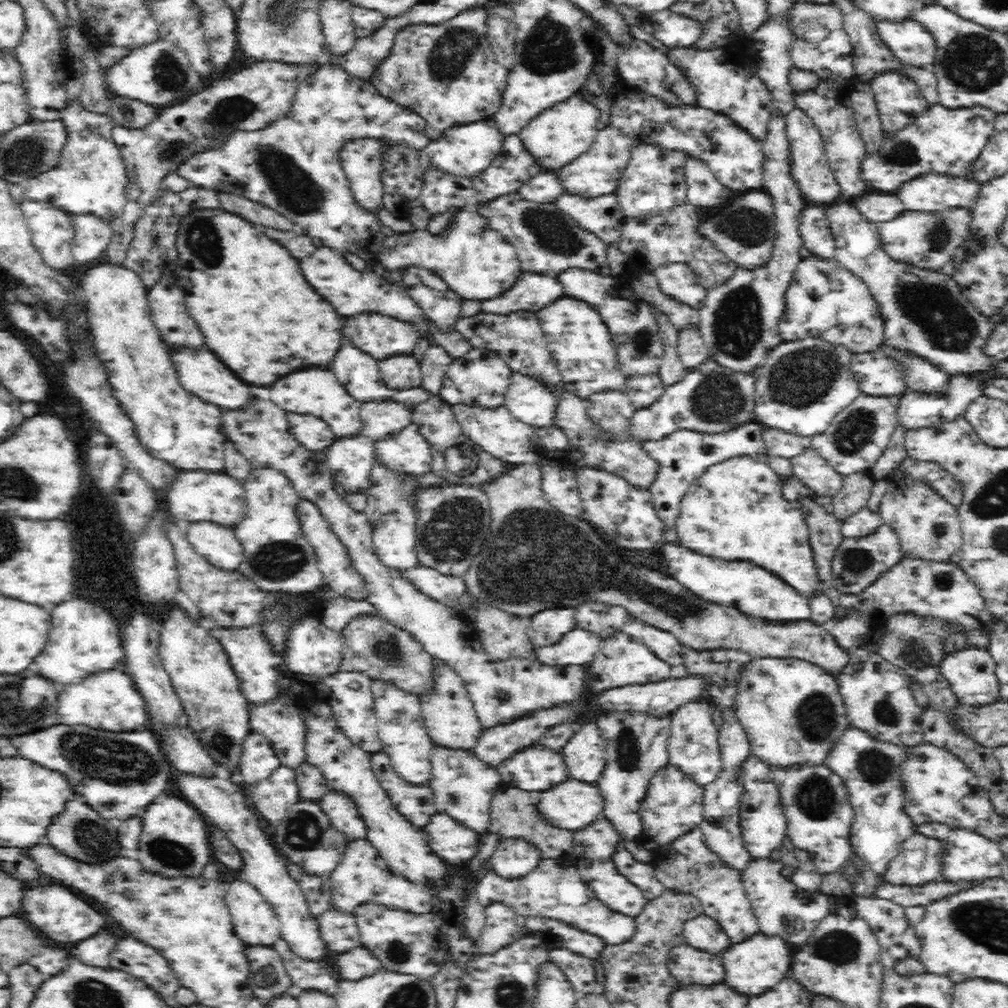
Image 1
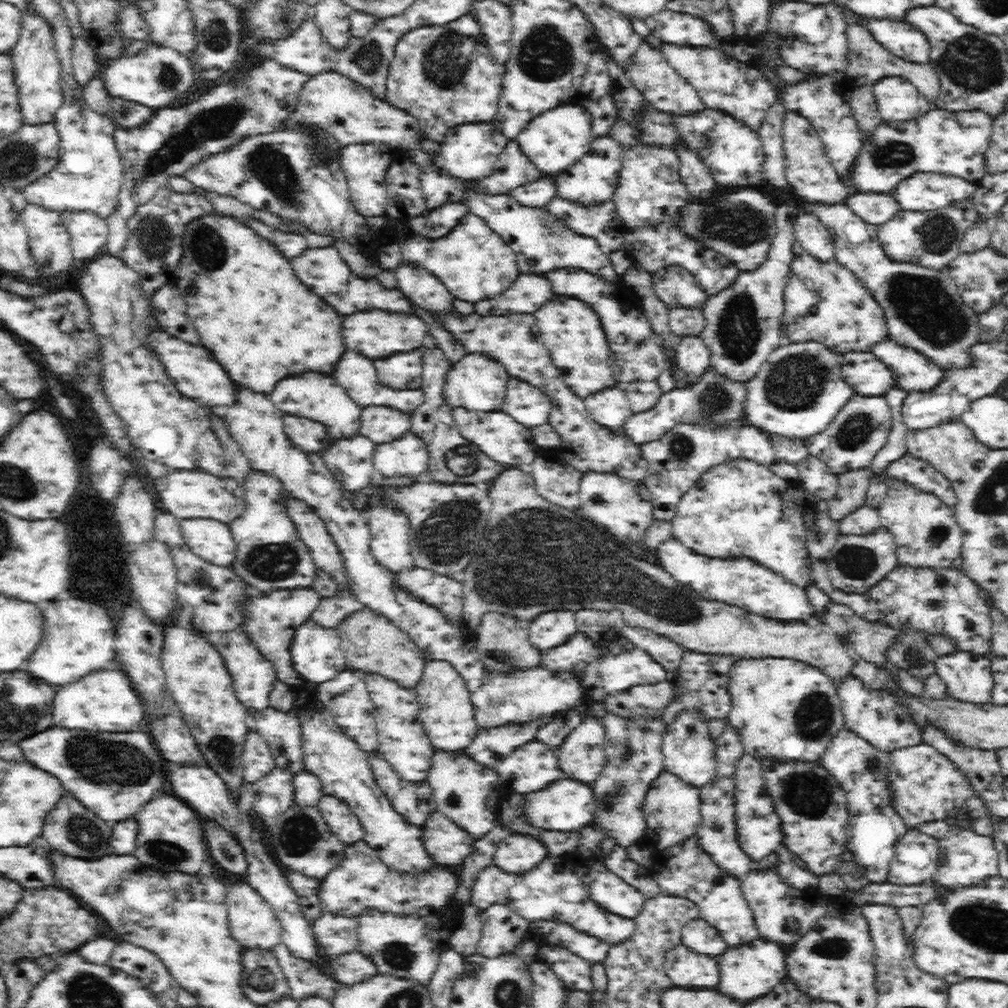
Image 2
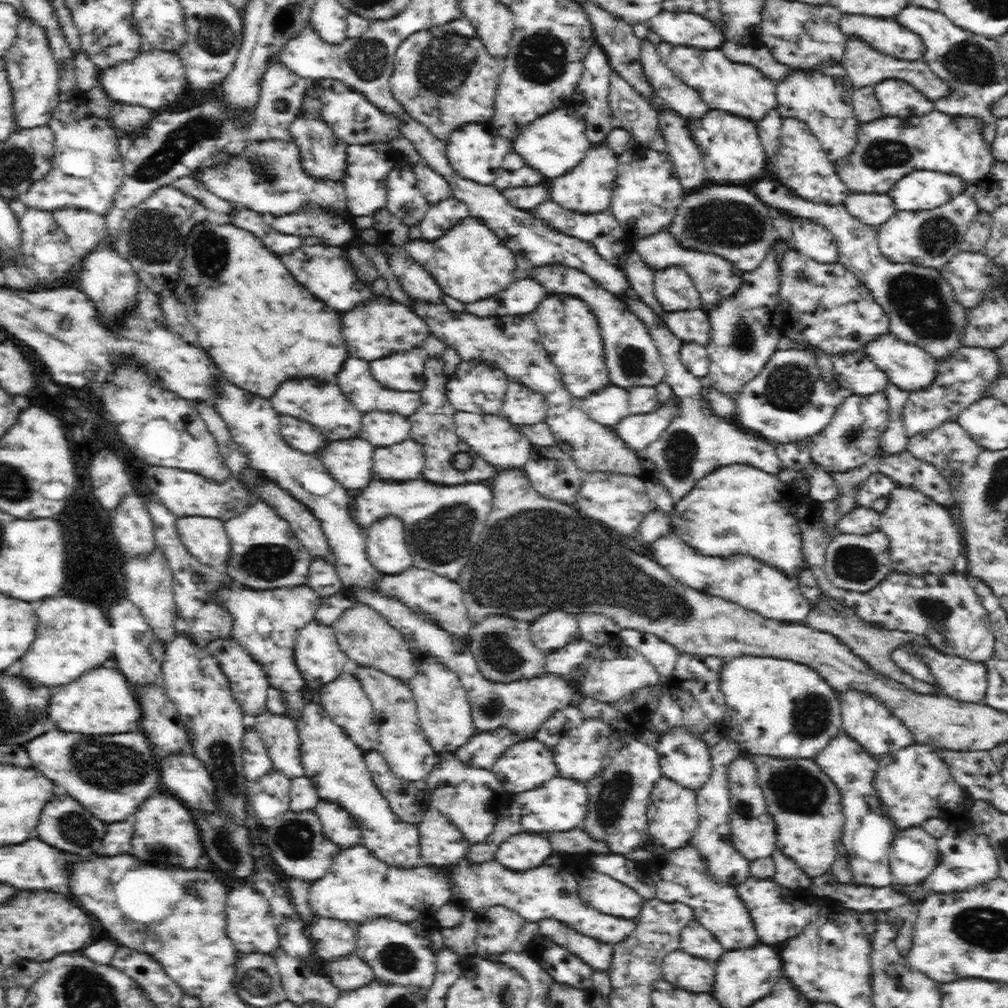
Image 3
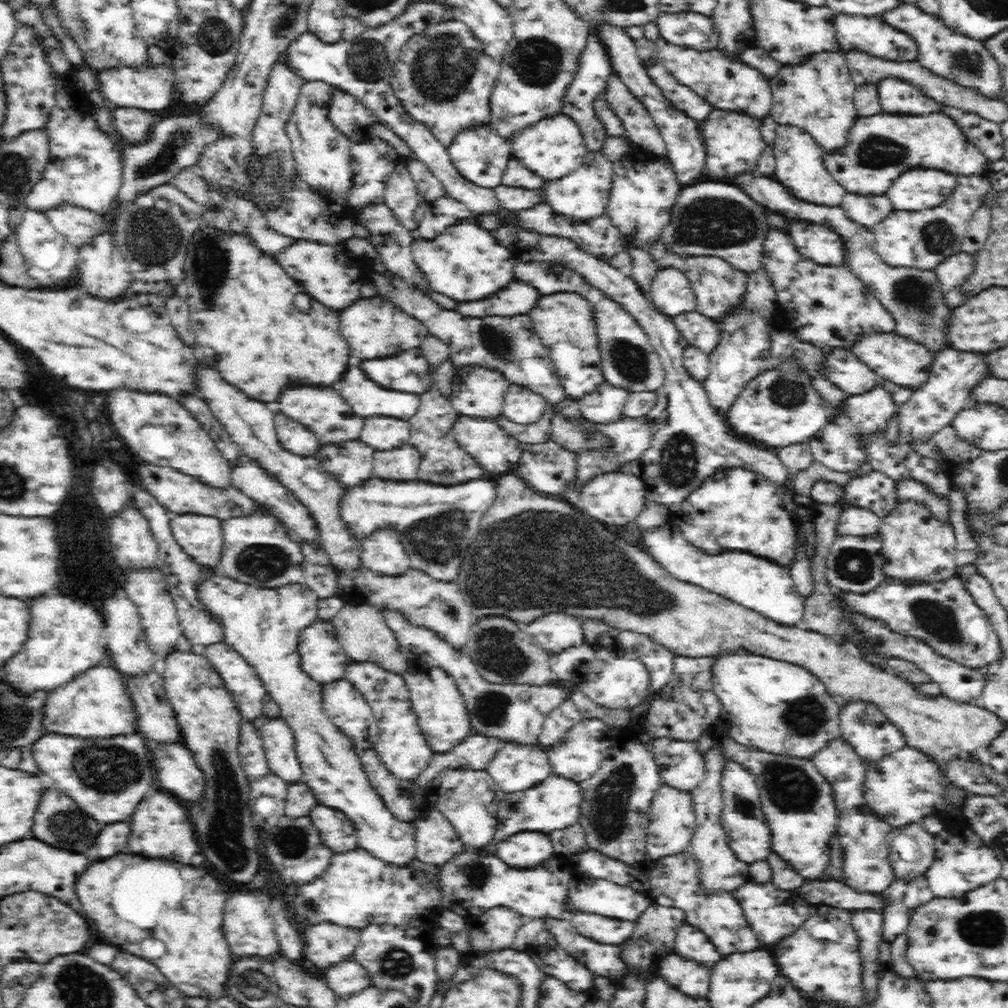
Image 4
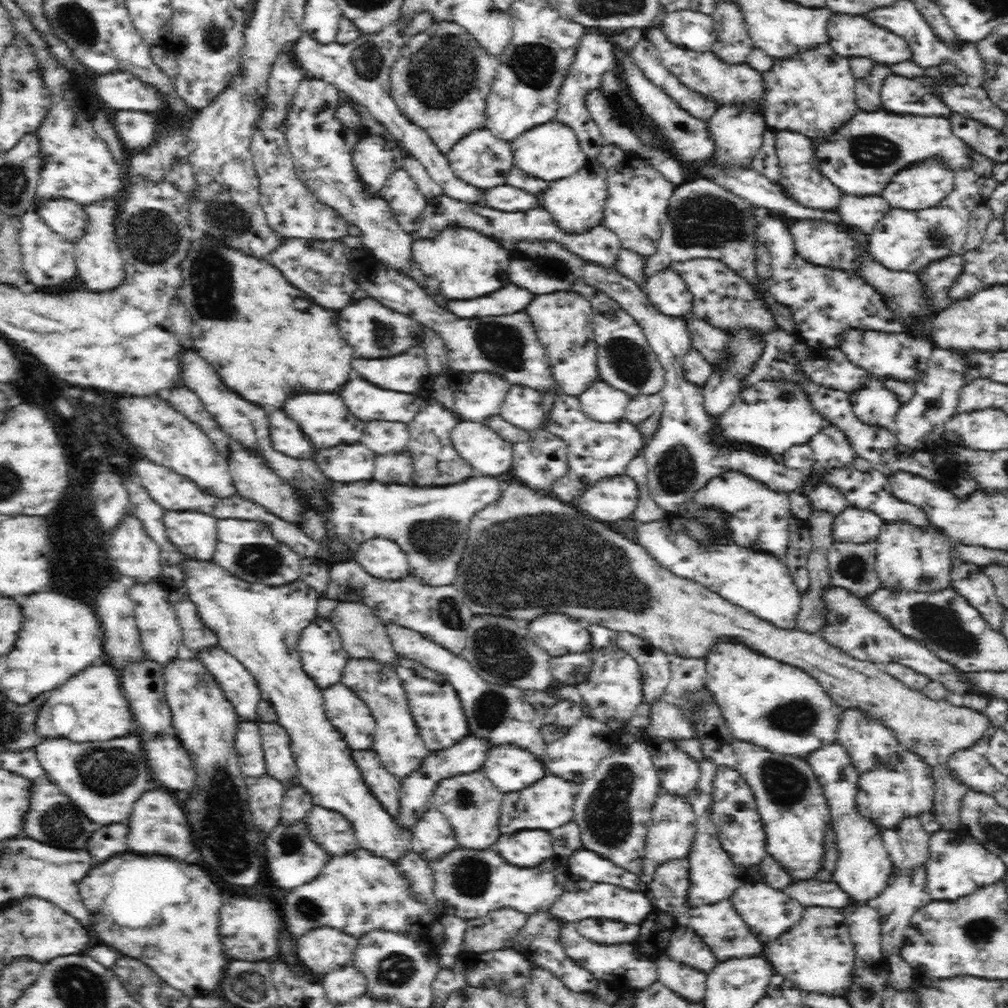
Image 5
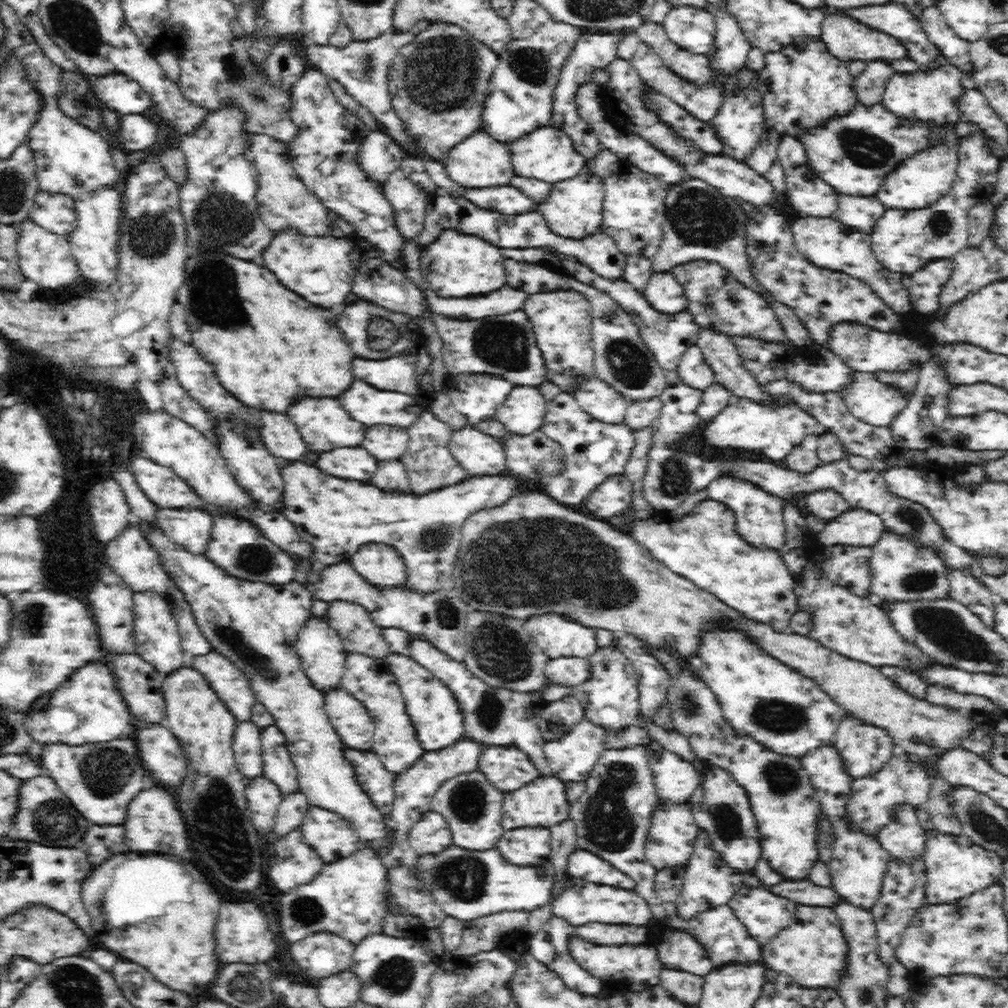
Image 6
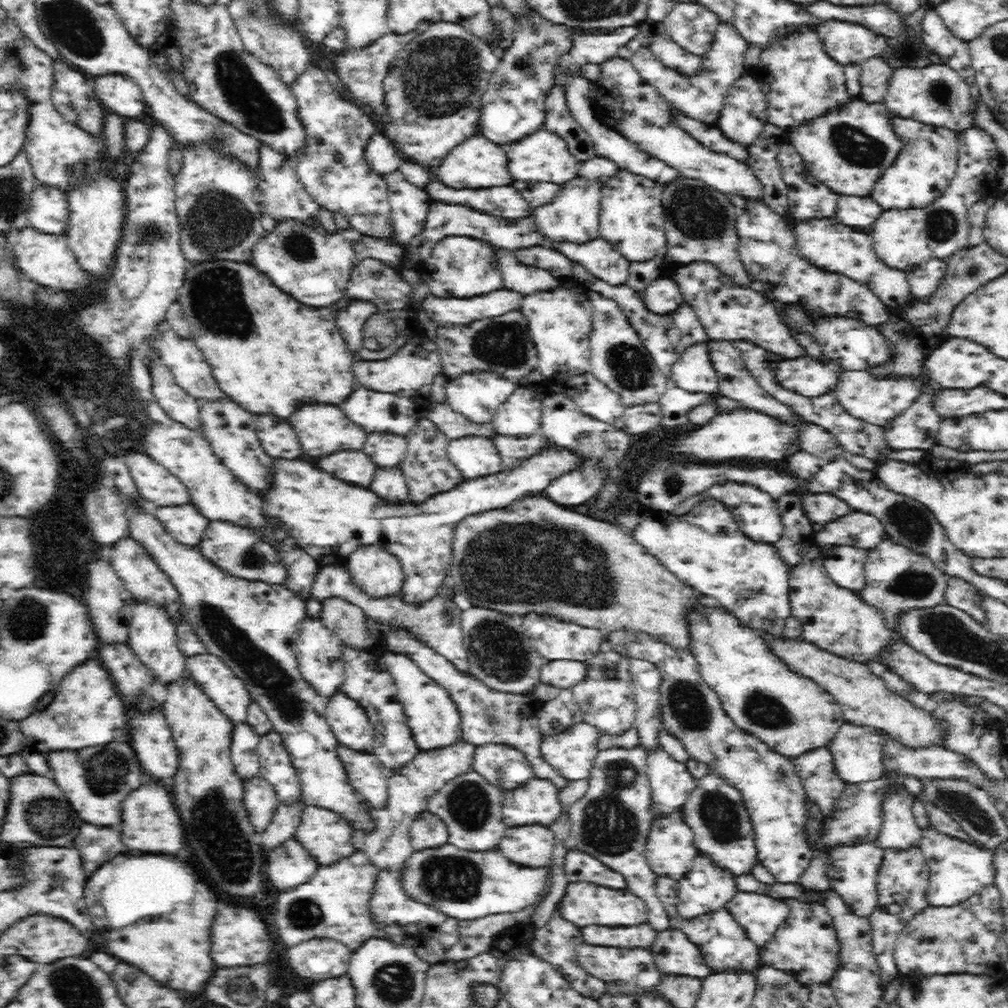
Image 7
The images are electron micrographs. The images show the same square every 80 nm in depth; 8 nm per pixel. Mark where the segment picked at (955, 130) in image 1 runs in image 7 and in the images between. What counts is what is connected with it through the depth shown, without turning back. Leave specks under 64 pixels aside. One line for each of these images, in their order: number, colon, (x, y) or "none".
2: (951, 142)
3: (888, 149)
4: (880, 147)
5: (864, 156)
6: (855, 153)
7: (849, 149)

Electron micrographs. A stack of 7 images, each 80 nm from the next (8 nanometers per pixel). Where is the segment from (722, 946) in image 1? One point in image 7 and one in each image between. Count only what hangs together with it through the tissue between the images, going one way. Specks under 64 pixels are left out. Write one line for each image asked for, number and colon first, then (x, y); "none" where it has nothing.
2: (697, 934)
3: (696, 939)
4: (691, 942)
5: (688, 946)
6: (682, 951)
7: (675, 953)

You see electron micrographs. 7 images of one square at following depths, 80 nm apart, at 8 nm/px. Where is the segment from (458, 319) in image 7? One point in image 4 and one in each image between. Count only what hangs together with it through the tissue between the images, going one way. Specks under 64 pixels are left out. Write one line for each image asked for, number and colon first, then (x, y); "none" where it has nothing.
4: (519, 298)
5: (512, 298)
6: (506, 300)

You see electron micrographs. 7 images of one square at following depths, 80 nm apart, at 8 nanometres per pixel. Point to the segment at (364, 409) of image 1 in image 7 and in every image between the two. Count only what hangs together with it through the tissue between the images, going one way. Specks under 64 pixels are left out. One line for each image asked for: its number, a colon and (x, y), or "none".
2: (382, 423)
3: (381, 428)
4: (381, 432)
5: (382, 436)
6: (386, 442)
7: (385, 448)

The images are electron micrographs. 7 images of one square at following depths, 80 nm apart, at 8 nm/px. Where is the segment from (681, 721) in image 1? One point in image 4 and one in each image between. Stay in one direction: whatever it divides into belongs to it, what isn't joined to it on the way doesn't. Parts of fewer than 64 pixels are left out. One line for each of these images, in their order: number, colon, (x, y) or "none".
2: (690, 751)
3: (684, 756)
4: (681, 763)

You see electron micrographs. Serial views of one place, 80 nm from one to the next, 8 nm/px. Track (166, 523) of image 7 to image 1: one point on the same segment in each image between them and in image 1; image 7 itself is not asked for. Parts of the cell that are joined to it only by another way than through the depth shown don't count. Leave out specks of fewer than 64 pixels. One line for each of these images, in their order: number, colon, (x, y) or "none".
1: (219, 545)
2: (211, 540)
3: (206, 538)
4: (201, 537)
5: (196, 534)
6: (189, 528)

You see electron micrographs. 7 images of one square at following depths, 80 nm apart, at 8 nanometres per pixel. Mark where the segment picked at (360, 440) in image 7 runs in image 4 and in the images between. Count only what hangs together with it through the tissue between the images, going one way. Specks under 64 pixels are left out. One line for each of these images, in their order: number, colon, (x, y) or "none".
4: (321, 408)
5: (325, 418)
6: (323, 422)

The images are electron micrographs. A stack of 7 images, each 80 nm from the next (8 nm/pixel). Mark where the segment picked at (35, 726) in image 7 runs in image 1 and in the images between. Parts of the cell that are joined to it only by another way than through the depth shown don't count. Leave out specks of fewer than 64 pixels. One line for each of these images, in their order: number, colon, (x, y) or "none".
1: (109, 701)
2: (105, 701)
3: (102, 702)
4: (97, 703)
5: (91, 706)
6: (88, 707)

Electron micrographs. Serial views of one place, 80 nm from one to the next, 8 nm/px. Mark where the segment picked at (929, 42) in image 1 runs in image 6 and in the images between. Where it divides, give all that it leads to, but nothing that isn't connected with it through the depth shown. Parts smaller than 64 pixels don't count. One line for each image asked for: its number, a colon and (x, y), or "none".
2: (904, 40)
3: (891, 37)
4: (871, 34)
5: (854, 35)
6: (846, 38)

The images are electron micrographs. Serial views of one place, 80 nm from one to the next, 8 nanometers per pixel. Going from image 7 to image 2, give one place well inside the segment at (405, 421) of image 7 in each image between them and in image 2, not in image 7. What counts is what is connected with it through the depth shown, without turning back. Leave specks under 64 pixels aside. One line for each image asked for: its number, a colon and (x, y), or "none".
2: (356, 374)
3: (355, 376)
4: (367, 398)
5: (368, 402)
6: (371, 406)

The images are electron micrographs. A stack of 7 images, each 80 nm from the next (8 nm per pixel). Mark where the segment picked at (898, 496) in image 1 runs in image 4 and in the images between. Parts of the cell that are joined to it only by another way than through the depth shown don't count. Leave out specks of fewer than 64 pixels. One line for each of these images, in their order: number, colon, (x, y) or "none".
2: (925, 529)
3: (924, 537)
4: (917, 546)

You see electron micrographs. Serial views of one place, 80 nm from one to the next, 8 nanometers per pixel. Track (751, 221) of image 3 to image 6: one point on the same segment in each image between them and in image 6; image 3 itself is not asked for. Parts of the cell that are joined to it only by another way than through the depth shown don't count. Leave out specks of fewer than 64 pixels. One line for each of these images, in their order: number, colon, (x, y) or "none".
4: (717, 220)
5: (707, 220)
6: (702, 223)

